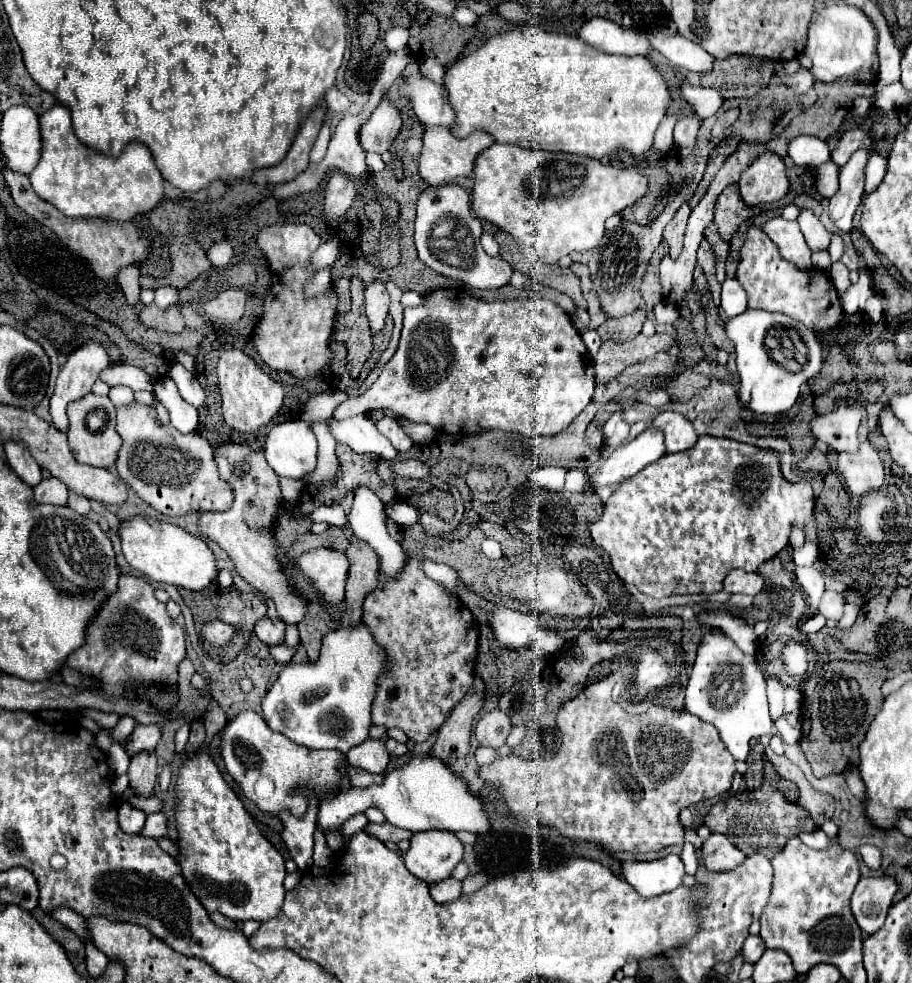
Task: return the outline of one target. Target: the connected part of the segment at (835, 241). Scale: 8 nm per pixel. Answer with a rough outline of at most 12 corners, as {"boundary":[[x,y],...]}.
{"boundary":[[832,235],[829,246],[831,263],[825,268],[830,274],[832,264],[843,255],[845,246],[841,237]]}

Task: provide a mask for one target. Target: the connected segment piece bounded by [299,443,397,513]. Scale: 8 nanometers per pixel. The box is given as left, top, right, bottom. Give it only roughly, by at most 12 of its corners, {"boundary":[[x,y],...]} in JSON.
{"boundary":[[336,445],[335,483],[319,487],[299,503],[317,505],[339,503],[357,485],[371,487],[383,505],[397,489],[377,475],[377,457]]}

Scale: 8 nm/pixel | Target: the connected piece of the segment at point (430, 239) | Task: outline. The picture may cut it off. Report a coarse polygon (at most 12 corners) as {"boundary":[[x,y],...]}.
{"boundary":[[459,185],[417,201],[415,247],[433,271],[499,289],[511,267],[489,257]]}

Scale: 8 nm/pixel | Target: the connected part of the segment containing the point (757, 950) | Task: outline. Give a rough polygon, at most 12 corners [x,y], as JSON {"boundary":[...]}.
{"boundary":[[749,935],[741,949],[745,961],[755,963],[765,951],[759,935]]}

